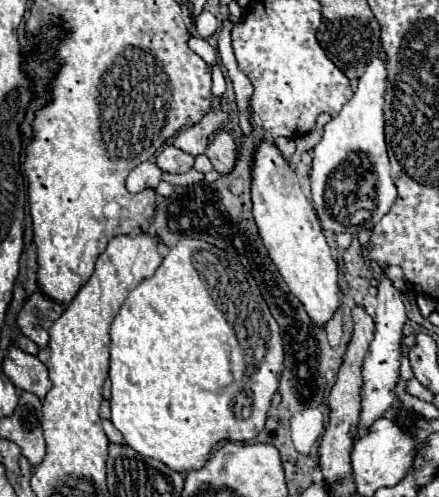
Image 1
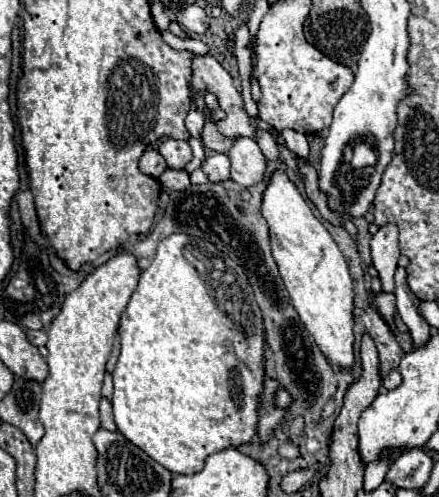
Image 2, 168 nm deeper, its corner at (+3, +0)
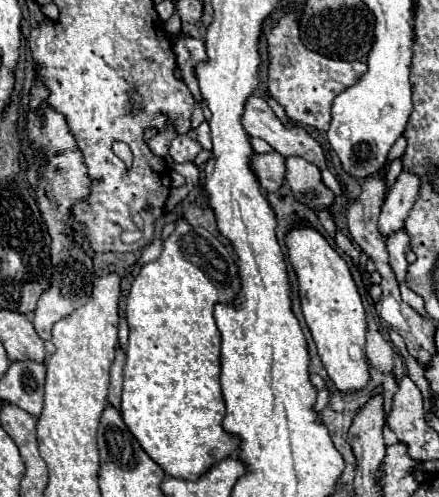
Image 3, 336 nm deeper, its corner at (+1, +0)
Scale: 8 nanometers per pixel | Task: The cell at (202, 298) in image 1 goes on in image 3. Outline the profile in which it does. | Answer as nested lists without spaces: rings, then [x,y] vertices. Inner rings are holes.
[[[189,225],[189,233],[179,231],[165,239],[159,259],[141,267],[127,297],[129,345],[123,369],[121,415],[143,451],[169,477],[195,481],[237,449],[237,439],[221,427],[225,417],[225,401],[219,385],[221,333],[213,319],[213,305],[237,291],[237,265],[229,249],[207,229]]]

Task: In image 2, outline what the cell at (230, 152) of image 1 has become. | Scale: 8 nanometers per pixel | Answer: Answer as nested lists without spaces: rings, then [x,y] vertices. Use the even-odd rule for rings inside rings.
[[[237,137],[227,153],[231,161],[231,181],[241,187],[251,187],[263,179],[265,157],[251,137]]]

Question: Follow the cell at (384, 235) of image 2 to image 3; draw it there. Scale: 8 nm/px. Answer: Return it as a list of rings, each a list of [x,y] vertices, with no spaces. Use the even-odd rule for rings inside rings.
[[[403,169],[399,173],[399,177],[395,179],[389,195],[385,197],[385,203],[381,207],[381,233],[385,235],[385,239],[397,231],[397,227],[403,227],[405,217],[409,215],[413,203],[417,201],[421,191],[421,179],[413,173]]]

